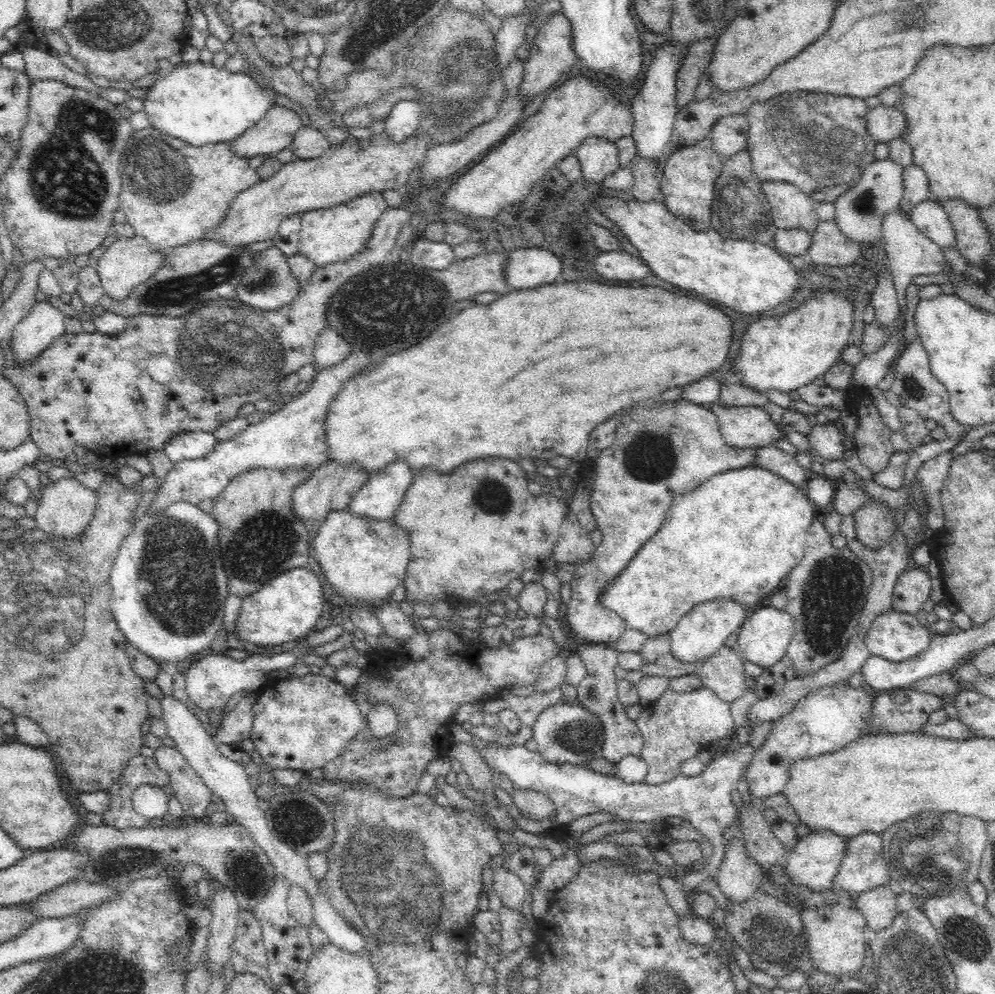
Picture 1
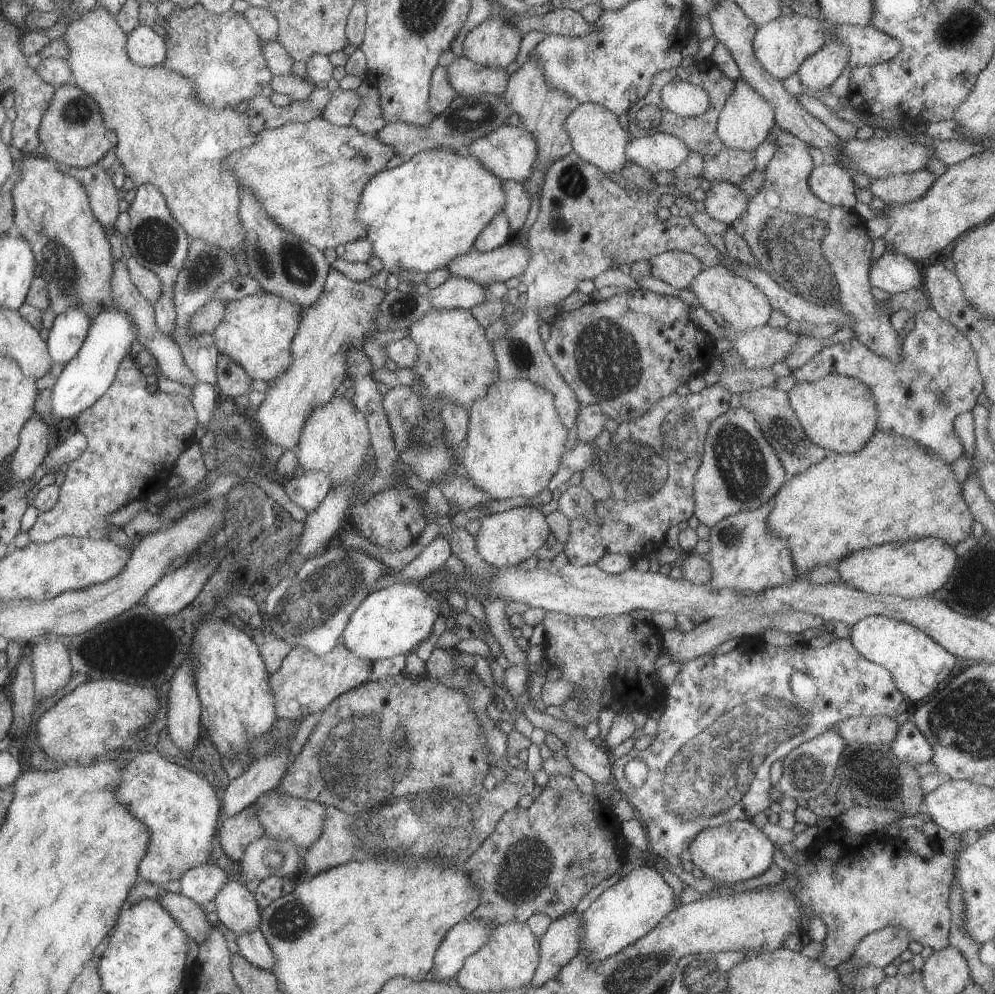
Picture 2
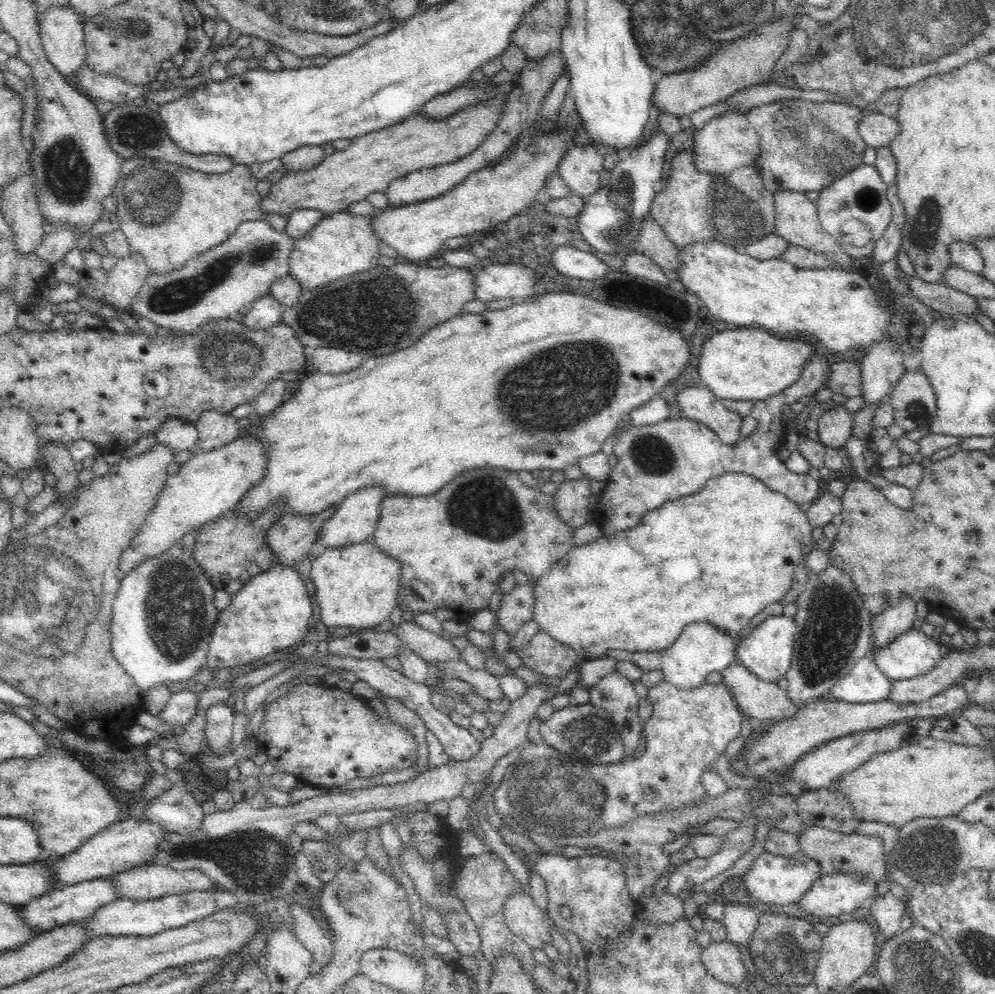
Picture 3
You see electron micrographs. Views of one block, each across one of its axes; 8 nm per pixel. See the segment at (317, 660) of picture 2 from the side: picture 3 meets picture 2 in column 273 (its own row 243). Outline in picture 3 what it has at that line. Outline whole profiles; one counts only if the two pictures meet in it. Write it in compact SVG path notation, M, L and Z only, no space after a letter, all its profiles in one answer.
M685 149L676 154L671 161L671 171L660 193L656 193L649 210L656 224L664 229L664 233L676 248L702 241L711 241L713 225L708 214L708 198L712 186L712 175L700 172L694 167L694 151Z

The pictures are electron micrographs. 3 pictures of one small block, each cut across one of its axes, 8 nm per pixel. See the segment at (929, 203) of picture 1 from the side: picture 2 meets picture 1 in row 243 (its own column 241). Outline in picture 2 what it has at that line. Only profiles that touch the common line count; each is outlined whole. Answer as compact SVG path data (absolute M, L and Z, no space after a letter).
M261 930L244 934L244 936L237 936L236 942L239 953L246 959L252 966L272 972L274 964L276 964L276 954L272 952L270 944L264 938Z

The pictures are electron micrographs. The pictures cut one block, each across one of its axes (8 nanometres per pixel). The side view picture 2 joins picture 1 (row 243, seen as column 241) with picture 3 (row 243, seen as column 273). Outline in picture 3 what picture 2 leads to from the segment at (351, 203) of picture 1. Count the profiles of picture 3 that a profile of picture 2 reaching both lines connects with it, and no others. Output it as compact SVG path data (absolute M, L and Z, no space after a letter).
M348 211L324 215L302 238L295 239L289 256L289 273L296 277L296 283L300 283L302 290L318 288L372 268L381 256L378 251L380 243L369 216L354 215Z

